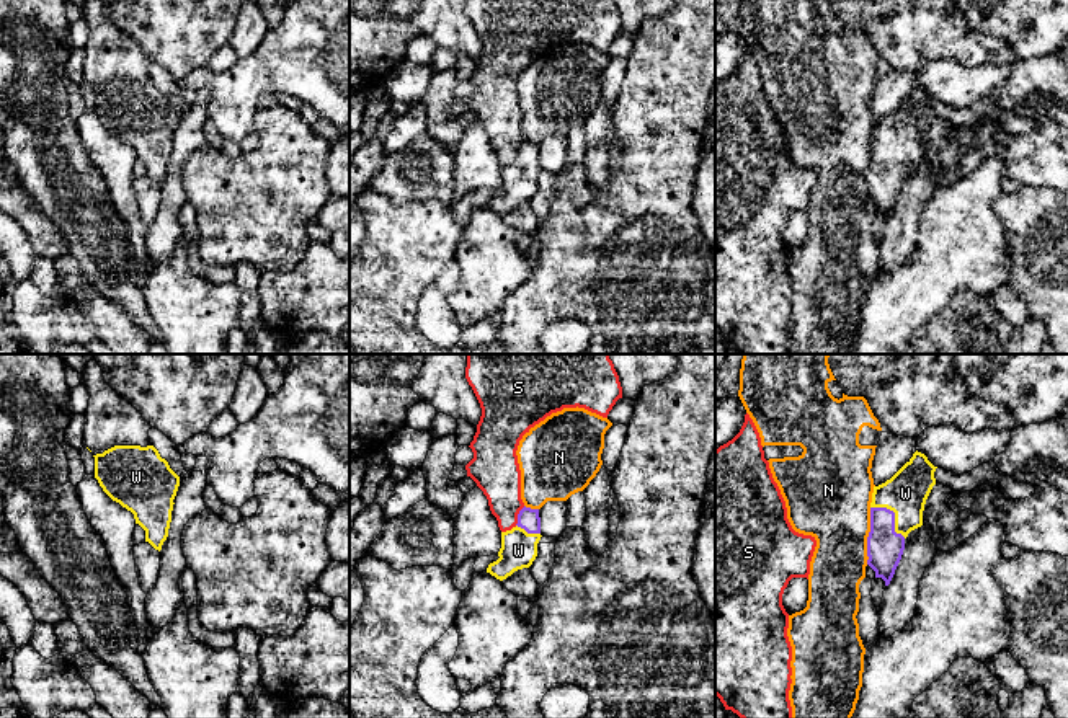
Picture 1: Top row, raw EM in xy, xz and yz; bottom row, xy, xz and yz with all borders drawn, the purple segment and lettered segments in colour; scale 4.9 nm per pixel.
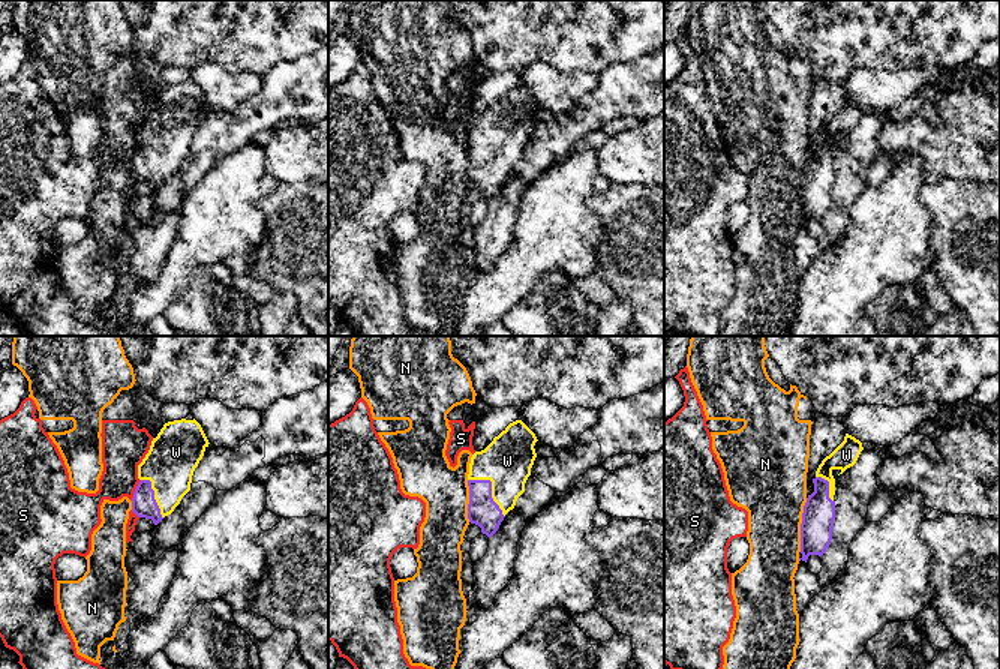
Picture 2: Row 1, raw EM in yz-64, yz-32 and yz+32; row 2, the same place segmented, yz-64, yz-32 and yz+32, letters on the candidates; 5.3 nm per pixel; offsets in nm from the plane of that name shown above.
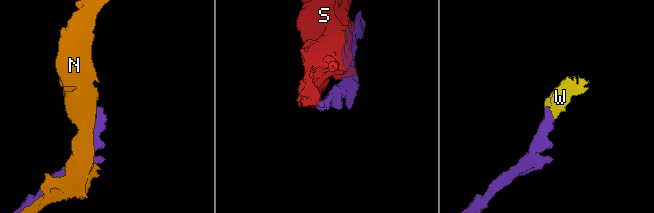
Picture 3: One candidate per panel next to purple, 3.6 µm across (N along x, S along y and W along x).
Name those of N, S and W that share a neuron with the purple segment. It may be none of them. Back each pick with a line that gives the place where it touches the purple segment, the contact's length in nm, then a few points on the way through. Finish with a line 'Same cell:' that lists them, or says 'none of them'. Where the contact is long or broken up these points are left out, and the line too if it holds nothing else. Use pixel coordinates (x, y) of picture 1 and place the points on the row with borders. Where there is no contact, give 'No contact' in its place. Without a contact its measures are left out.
W: Touches purple at yz (894, 516). Shared border 240 nm. Path across: yz (885, 547), (887, 531), (894, 516), (905, 493)
Same cell: W

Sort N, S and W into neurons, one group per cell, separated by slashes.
N / S / W

